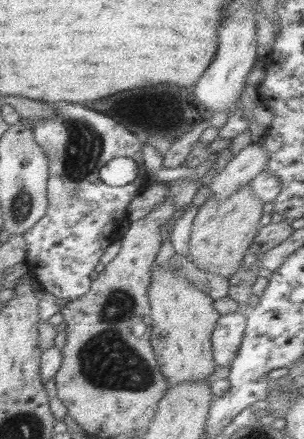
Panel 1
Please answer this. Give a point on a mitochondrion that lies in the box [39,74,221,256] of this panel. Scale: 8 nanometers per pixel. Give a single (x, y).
(84, 143)

